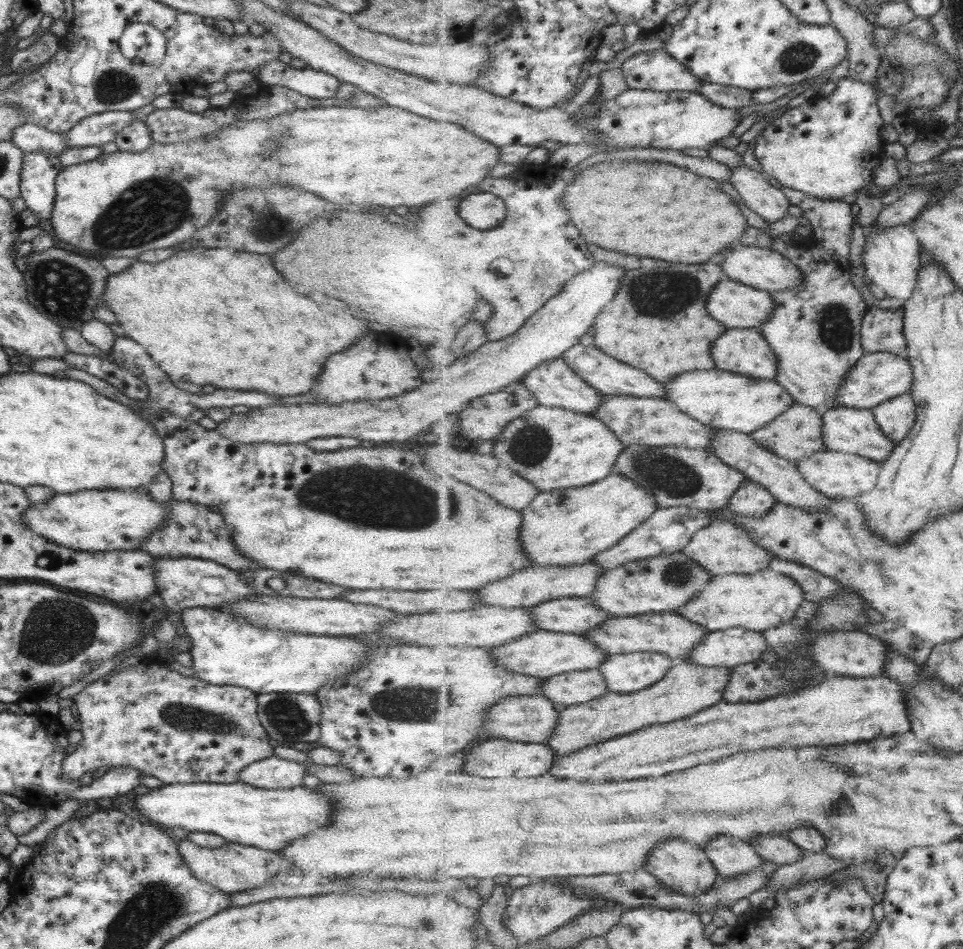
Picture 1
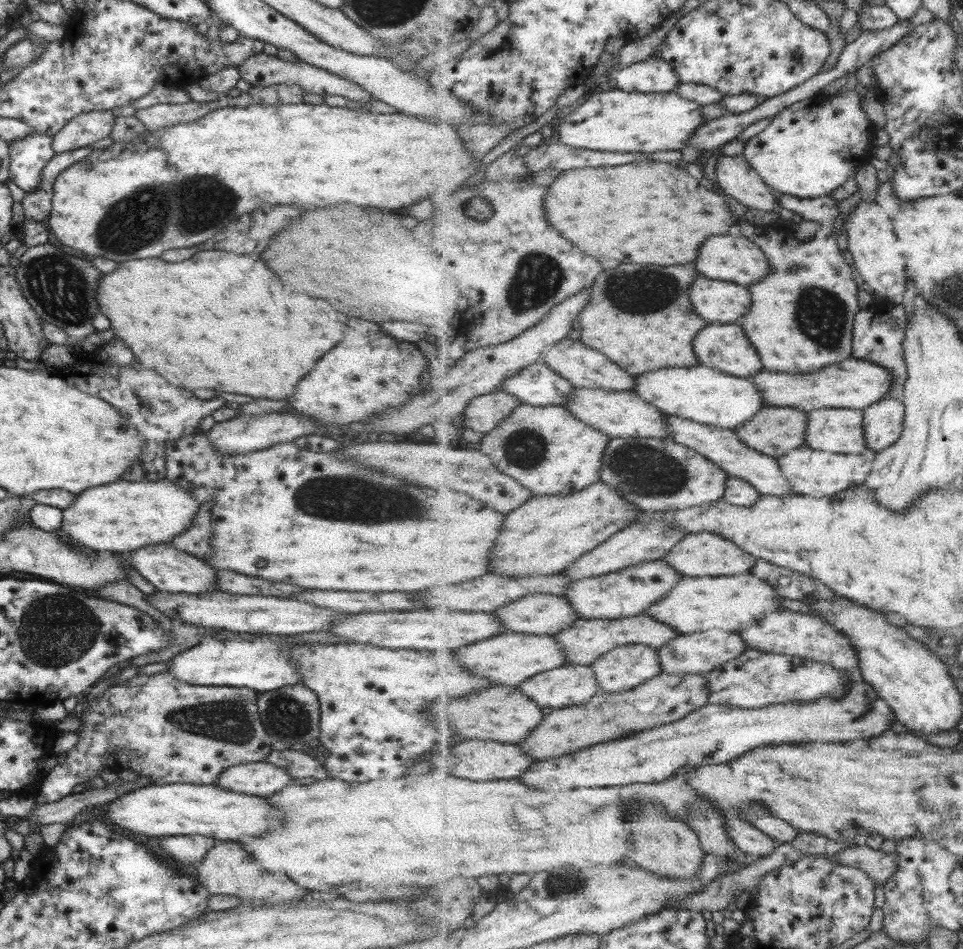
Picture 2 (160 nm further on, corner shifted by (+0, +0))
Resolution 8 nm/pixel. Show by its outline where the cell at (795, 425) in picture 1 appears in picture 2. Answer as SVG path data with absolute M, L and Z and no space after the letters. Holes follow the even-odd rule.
M769 406L763 407L759 414L746 420L735 430L740 439L751 448L757 449L767 456L780 457L786 452L807 446L806 434L808 429L808 412L805 410L783 407Z

